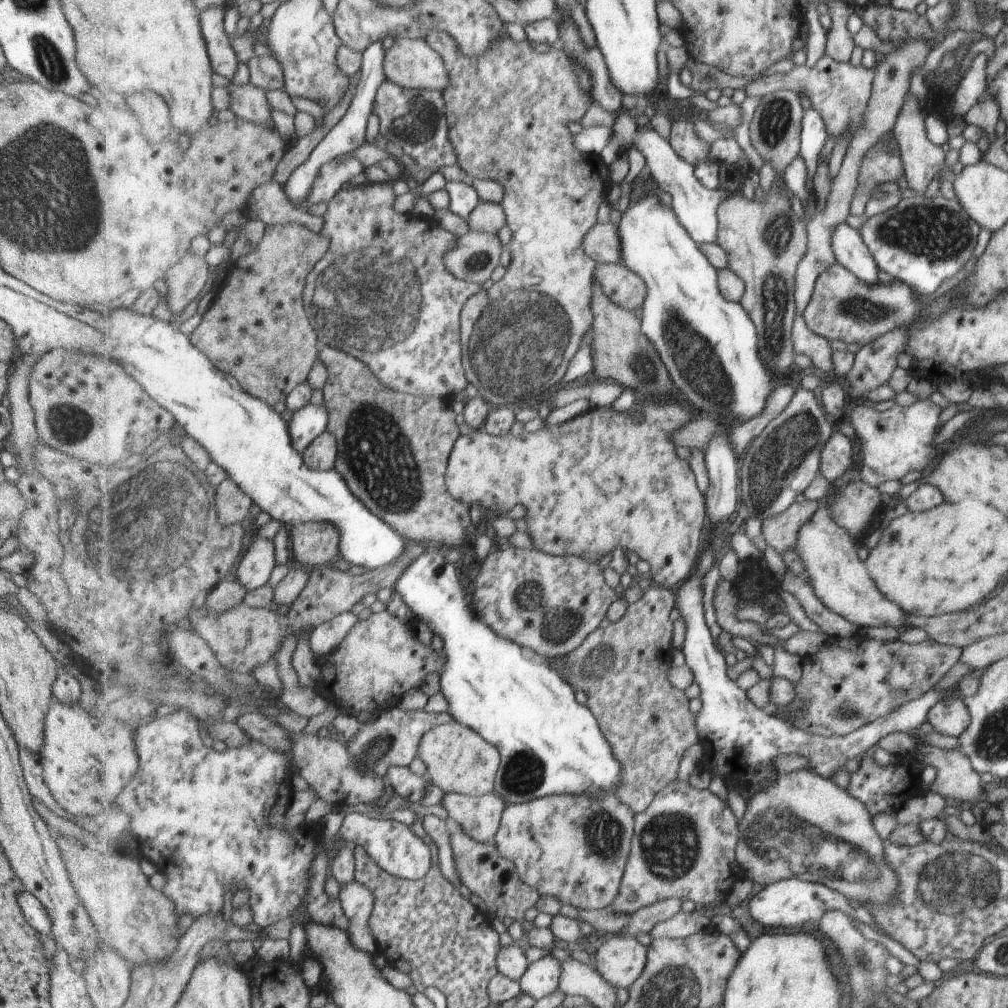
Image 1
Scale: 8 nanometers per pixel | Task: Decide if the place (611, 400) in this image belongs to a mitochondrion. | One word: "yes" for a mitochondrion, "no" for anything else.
no

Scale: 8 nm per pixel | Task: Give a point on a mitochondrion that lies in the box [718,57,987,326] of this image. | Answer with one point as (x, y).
(932, 232)

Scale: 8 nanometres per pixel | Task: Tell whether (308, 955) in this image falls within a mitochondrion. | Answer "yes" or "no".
no

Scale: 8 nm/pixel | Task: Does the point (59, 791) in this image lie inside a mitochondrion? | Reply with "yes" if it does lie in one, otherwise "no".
no

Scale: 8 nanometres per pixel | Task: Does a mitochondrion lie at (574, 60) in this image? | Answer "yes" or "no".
no

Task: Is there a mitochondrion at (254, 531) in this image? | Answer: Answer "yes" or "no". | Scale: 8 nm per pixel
no

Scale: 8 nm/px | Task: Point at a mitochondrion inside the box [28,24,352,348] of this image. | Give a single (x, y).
(50, 60)

